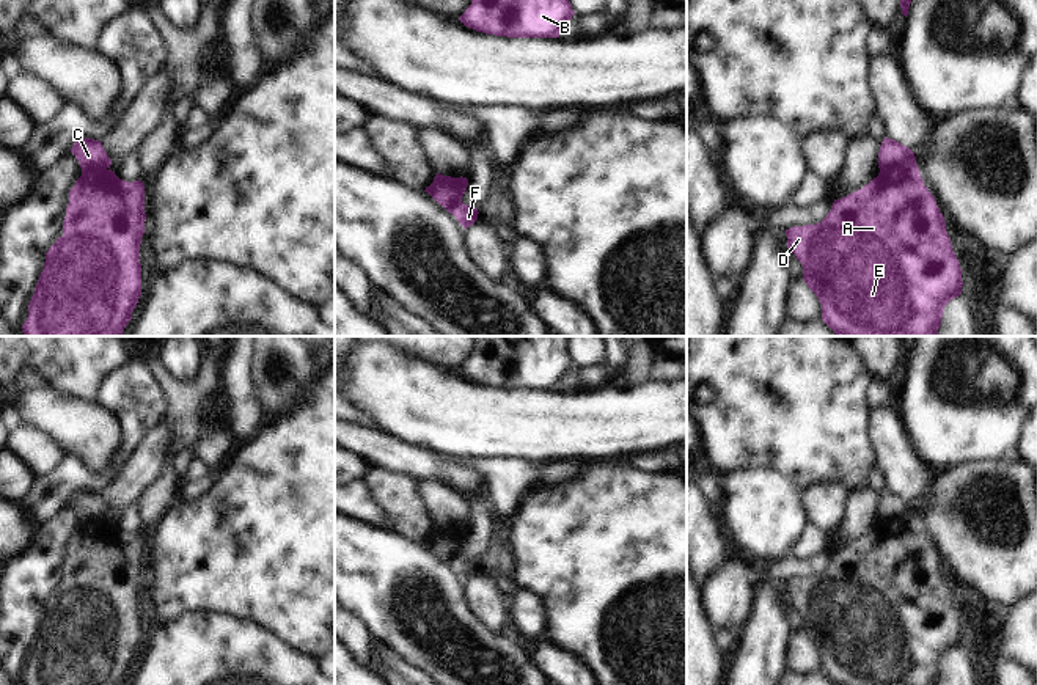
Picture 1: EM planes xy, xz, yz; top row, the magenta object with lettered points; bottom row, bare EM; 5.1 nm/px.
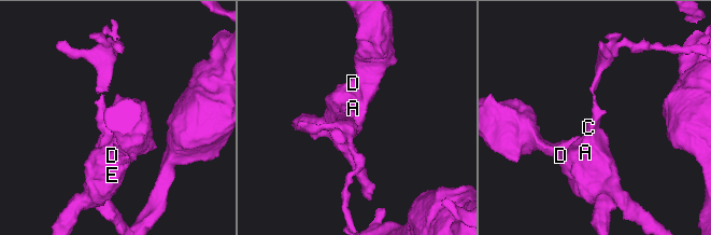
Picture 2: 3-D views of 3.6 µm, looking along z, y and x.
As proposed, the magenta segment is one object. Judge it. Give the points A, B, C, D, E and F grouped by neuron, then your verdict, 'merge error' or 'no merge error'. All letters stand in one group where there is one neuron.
A B D E F / C | merge error

